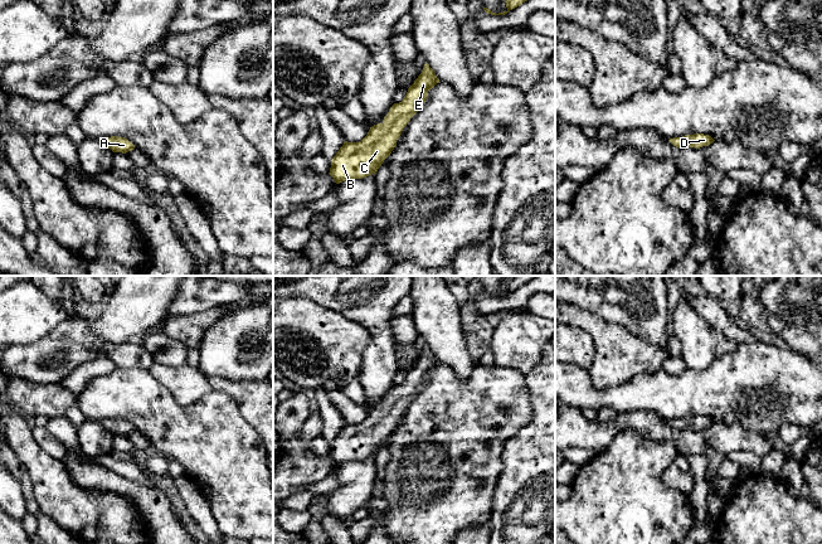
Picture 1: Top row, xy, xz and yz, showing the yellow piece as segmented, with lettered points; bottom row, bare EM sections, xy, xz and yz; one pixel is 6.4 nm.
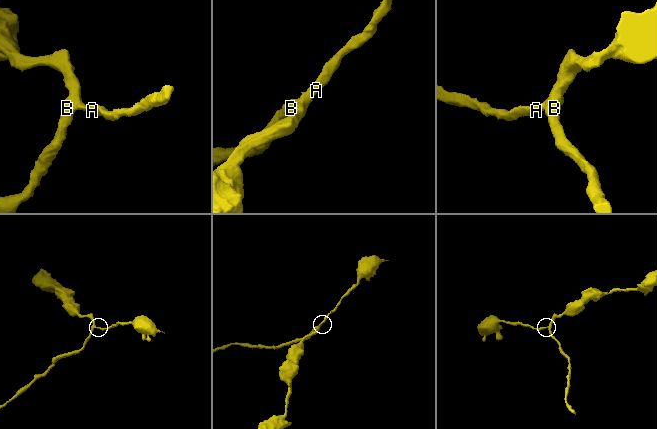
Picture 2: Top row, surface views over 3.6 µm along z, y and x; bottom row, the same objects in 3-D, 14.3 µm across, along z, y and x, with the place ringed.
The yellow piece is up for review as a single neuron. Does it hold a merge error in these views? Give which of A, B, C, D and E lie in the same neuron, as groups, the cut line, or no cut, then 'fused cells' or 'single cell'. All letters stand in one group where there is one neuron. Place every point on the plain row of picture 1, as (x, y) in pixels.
groups A B C D E; cut none; single cell

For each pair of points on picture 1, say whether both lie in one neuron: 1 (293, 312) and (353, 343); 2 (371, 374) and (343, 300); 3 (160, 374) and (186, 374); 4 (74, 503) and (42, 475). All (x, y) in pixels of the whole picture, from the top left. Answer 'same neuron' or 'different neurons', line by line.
1: same neuron
2: same neuron
3: same neuron
4: same neuron

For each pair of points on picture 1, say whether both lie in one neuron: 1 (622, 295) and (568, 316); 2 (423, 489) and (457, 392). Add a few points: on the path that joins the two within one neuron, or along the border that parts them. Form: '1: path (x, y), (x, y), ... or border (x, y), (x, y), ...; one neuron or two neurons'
1: border (568, 302), (587, 309), (612, 322); two neurons
2: path (438, 465), (457, 427), (457, 416); one neuron

